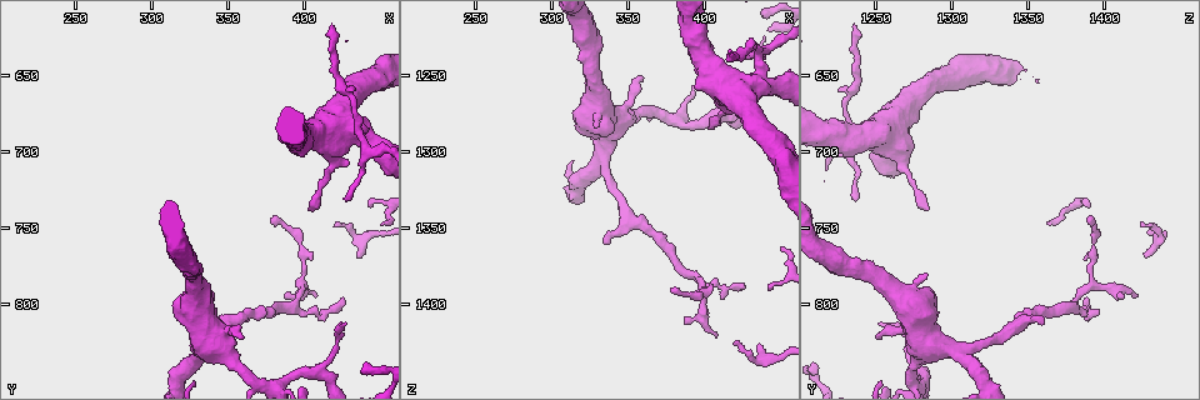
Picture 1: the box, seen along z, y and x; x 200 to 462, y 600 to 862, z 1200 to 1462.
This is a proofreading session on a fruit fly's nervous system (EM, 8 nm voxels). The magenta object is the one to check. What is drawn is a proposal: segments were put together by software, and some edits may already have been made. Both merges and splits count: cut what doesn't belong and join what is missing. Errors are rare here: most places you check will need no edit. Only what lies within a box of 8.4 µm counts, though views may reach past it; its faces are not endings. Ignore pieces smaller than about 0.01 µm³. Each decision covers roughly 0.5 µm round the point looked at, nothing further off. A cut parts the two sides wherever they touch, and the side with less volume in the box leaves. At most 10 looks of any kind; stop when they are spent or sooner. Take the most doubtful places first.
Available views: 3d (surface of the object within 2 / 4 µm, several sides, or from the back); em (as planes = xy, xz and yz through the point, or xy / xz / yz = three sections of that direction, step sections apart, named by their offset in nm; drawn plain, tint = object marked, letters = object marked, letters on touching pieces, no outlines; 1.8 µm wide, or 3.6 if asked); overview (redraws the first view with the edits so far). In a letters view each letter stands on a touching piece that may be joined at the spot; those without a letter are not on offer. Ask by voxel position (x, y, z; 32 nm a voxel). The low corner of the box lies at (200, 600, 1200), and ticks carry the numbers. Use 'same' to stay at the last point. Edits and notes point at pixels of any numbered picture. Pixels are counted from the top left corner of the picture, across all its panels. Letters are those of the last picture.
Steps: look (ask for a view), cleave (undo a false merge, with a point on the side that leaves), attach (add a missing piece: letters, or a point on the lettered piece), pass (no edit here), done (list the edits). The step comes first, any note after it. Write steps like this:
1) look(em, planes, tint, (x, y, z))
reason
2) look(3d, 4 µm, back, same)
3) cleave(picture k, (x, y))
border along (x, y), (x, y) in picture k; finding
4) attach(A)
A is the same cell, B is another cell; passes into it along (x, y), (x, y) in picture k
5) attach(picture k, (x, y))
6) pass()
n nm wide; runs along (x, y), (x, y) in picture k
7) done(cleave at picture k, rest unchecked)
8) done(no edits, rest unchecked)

look(3d, 2 µm, (436, 770, 1428))
free end

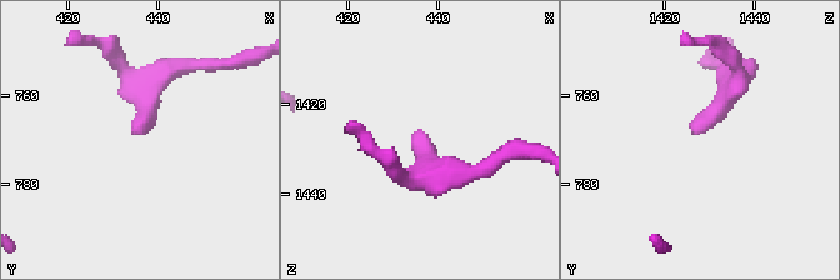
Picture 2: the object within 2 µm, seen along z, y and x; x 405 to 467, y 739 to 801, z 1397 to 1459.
look(em, planes, letters, (435, 769, 1427))

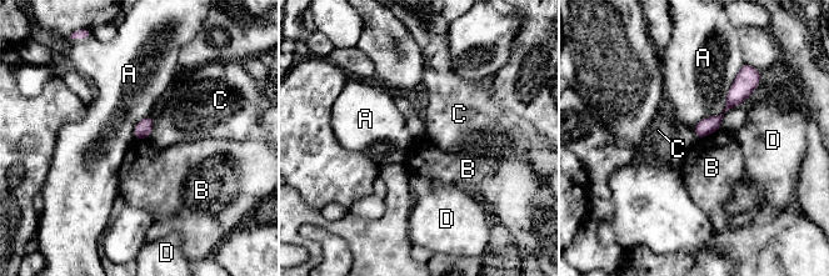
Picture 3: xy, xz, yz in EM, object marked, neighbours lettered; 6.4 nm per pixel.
pass()
110 nm wide; A, B, C and D are other cells; none of them fits

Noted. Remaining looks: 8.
look(3d, 4 µm, back, (434, 680, 1230))
three-way junction

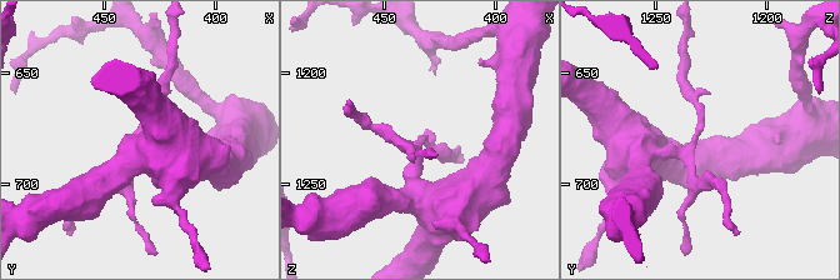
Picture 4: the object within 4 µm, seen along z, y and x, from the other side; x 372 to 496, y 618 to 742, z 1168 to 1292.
look(em, planes, letters, (435, 680, 1233))
3 arms

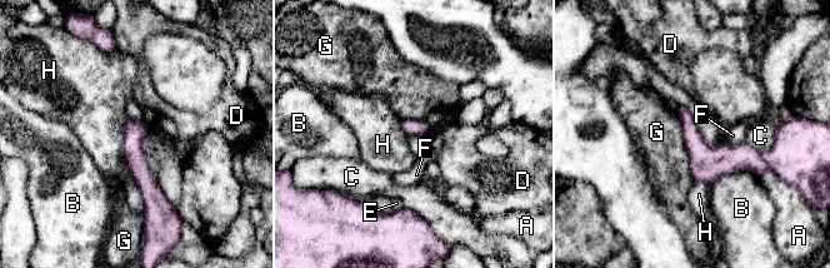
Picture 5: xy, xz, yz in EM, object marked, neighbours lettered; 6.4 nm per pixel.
pass()
G touches over 460 nm; A, B, C, D, E, F, G and H are other cells; border along (126, 115), (123, 145), (124, 162) in picture 5; continuous, no second neuron

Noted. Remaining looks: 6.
look(em, planes, letters, (398, 788, 1392))
a narrow waist

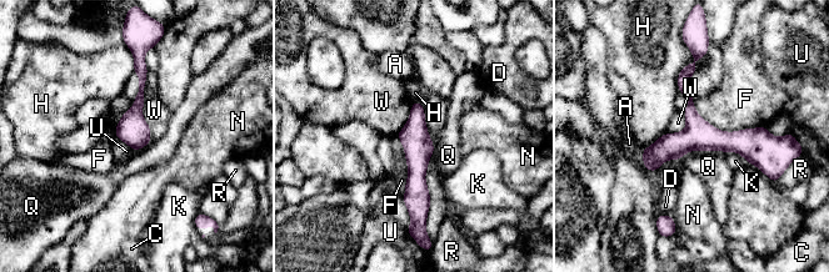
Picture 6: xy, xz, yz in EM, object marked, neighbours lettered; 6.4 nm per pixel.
pass()
190 nm wide; A, C, D, F, H, K, N, Q, R, U and W are other cells; continuous, no second neuron

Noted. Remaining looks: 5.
look(3d, 2 µm, (418, 618, 1238))
free end

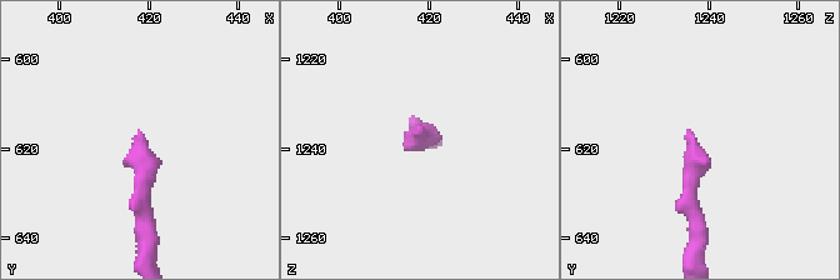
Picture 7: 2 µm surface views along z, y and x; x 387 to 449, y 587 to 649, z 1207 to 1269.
look(em, planes, letters, (417, 617, 1237))
shape alone is not enough

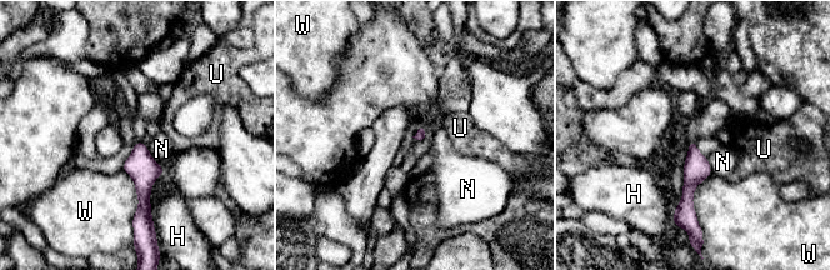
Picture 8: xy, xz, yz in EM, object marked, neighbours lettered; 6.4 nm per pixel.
pass()
H, N, U and W are other cells; border along (146, 146), (150, 155), (164, 169) in picture 8; no lettered piece goes on from it

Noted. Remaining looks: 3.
done(no edits, rest unchecked)

